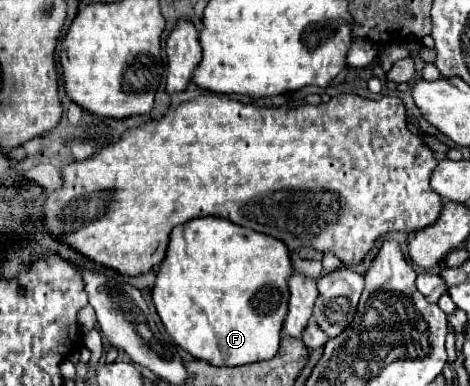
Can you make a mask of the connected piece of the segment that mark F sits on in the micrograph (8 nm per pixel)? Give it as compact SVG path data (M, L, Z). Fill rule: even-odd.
M205 216L205 218L195 218L191 222L185 222L181 226L177 226L171 234L169 240L169 248L167 248L167 256L161 262L161 268L157 272L157 280L153 286L153 304L157 308L159 318L165 324L165 330L169 332L169 336L183 348L187 350L193 358L197 360L205 360L211 362L213 366L241 366L241 364L251 364L251 362L261 362L261 360L269 360L277 354L279 350L279 334L285 322L285 314L287 314L287 306L289 306L289 278L293 276L293 264L291 264L291 254L289 248L283 242L277 242L277 238L269 238L267 234L257 234L249 228L237 226L233 222L229 222L227 218L217 218L217 216Z

